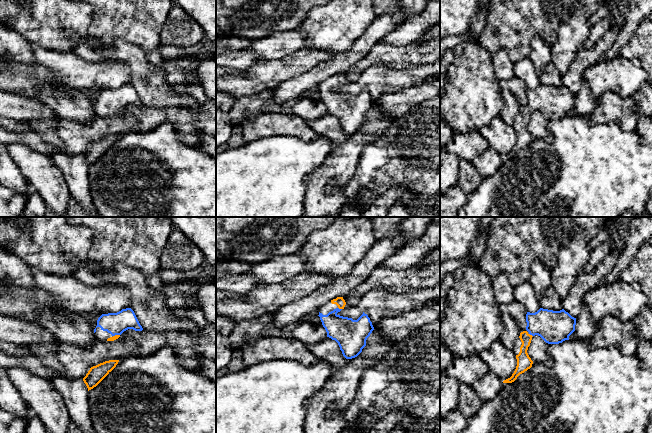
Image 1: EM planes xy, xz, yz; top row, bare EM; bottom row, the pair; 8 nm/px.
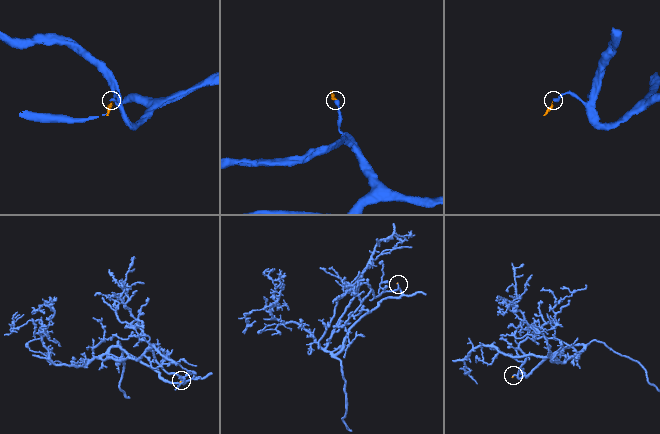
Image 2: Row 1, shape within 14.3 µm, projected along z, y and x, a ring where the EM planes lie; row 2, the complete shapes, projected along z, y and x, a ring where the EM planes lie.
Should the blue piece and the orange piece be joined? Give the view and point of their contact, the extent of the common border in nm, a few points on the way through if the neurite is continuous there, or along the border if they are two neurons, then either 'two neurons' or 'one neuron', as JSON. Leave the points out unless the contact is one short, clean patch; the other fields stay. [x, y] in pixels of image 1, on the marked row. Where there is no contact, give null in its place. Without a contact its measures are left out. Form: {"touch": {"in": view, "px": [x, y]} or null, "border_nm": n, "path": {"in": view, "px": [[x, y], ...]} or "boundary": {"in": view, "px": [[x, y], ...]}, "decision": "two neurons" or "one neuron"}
{"touch": {"in": "xz", "px": [340, 309]}, "border_nm": 40, "path": {"in": "xz", "px": [[351, 335], [335, 319], [340, 309], [339, 301]]}, "decision": "one neuron"}

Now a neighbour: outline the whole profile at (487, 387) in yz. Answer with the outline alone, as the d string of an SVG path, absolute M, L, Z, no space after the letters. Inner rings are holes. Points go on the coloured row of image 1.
M489 371L483 377L476 380L471 386L483 401L488 401L500 392L503 386L503 380L495 373Z

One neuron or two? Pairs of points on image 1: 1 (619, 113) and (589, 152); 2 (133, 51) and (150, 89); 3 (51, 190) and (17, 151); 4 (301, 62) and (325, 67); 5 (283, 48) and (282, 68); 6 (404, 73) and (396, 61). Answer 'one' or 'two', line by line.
1: two
2: one
3: one
4: two
5: two
6: two

